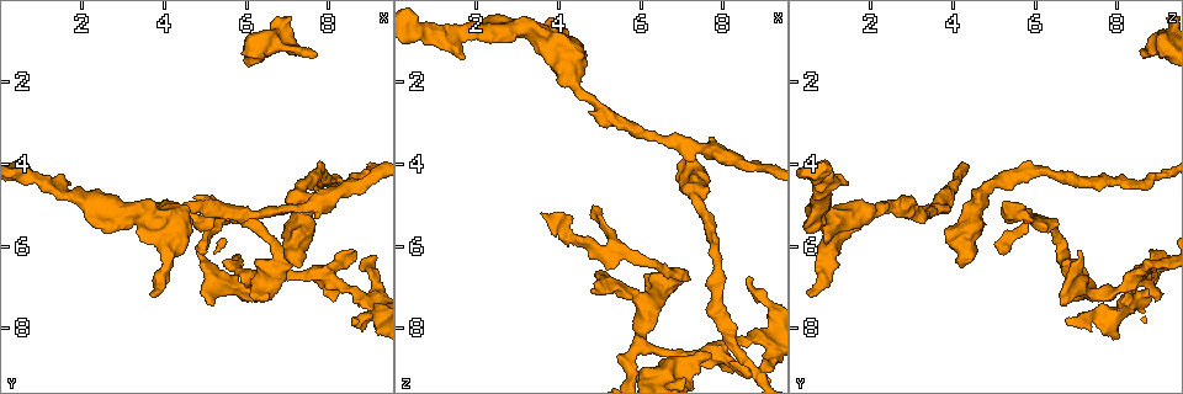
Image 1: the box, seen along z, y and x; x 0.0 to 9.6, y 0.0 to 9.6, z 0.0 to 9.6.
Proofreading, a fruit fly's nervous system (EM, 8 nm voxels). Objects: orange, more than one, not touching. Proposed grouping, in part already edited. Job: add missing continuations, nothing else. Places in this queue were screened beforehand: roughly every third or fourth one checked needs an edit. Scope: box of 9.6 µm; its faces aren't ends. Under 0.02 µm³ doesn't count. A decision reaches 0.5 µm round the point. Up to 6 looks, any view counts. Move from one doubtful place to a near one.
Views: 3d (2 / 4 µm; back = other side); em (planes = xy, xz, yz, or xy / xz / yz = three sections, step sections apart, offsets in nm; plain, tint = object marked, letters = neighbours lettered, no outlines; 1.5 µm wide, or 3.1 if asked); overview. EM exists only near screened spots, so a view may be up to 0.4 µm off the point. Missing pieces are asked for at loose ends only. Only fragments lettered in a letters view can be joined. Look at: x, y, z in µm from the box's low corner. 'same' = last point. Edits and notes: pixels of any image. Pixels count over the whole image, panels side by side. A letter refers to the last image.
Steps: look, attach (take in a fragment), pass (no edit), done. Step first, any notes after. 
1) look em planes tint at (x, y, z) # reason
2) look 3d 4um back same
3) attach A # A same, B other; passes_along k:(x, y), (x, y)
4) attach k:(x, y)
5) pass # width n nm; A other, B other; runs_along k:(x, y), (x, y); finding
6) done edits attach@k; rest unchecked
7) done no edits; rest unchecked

look 3d 4um at (8.60, 6.10, 8.75) # an open end

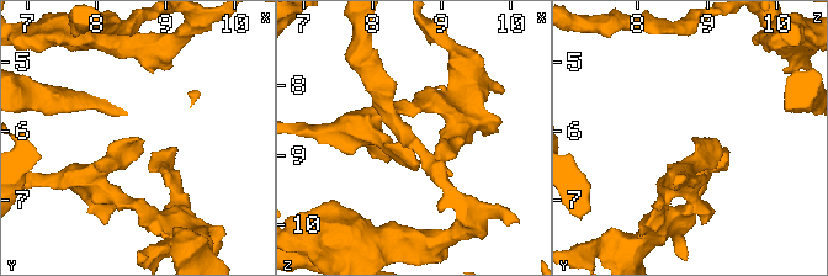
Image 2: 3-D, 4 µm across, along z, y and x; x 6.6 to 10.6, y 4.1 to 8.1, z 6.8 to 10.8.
look em planes letters at (8.60, 6.15, 8.80)

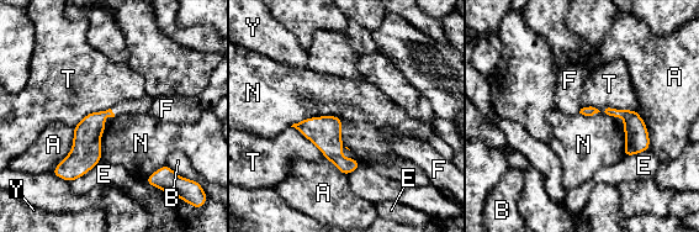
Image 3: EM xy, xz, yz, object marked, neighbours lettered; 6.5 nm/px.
pass # A other, B other, E other, F other, N other, T other, Y other; border 3:(290, 126), (337, 116), (350, 149); none of them fits

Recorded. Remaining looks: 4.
look em planes tint at (8.65, 7.70, 6.70) # an open end

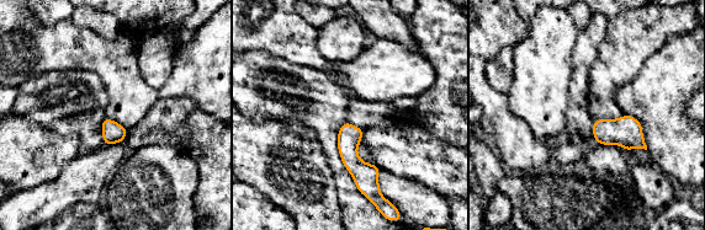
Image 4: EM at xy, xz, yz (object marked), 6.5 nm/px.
look em planes letters same # what lies round it

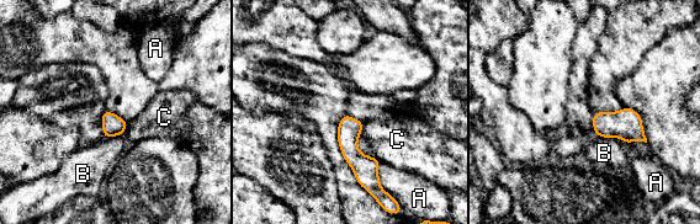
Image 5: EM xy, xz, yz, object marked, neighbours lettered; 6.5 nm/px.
pass # A other, B other, C other; border 5:(128, 122), (122, 133); no lettered fragment goes on from it

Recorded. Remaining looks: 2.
done no edits; rest unchecked

